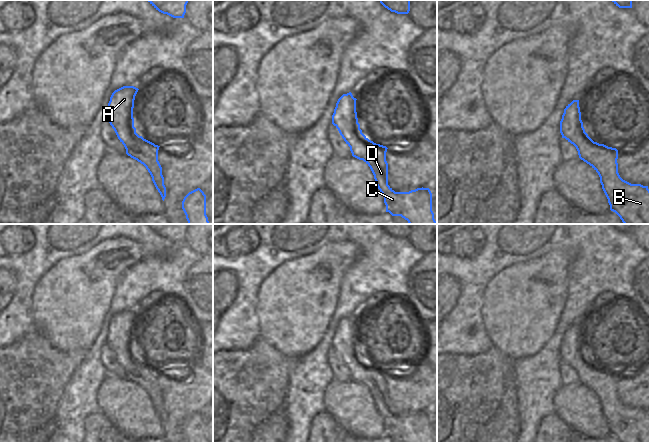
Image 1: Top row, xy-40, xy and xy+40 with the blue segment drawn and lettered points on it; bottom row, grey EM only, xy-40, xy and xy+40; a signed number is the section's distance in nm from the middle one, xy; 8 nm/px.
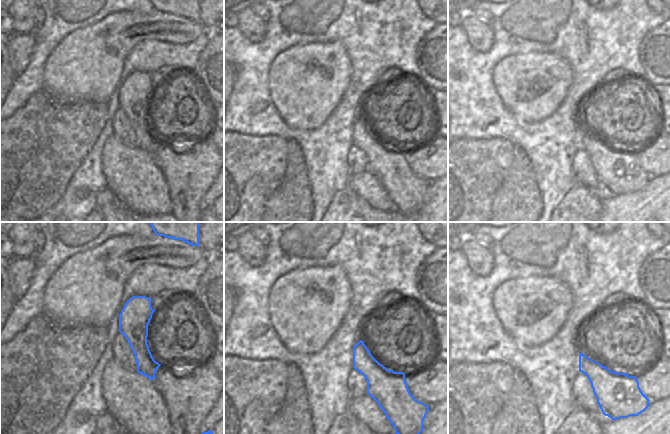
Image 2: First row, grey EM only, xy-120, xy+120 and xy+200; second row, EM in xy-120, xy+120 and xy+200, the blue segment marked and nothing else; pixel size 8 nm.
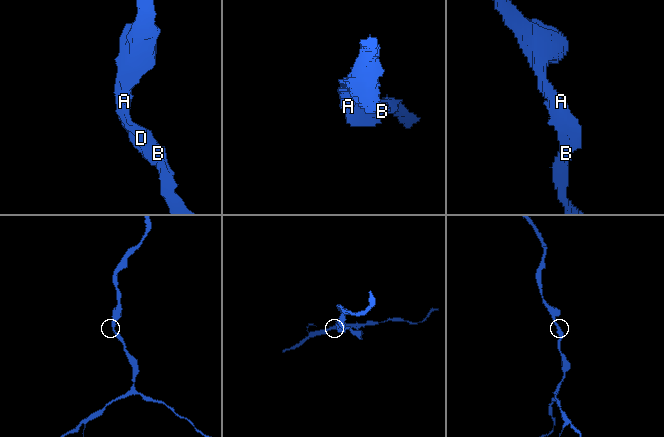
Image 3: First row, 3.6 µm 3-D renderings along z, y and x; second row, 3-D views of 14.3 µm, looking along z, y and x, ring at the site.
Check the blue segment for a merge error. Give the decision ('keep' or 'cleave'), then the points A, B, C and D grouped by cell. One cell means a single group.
keep; groups A B C D

